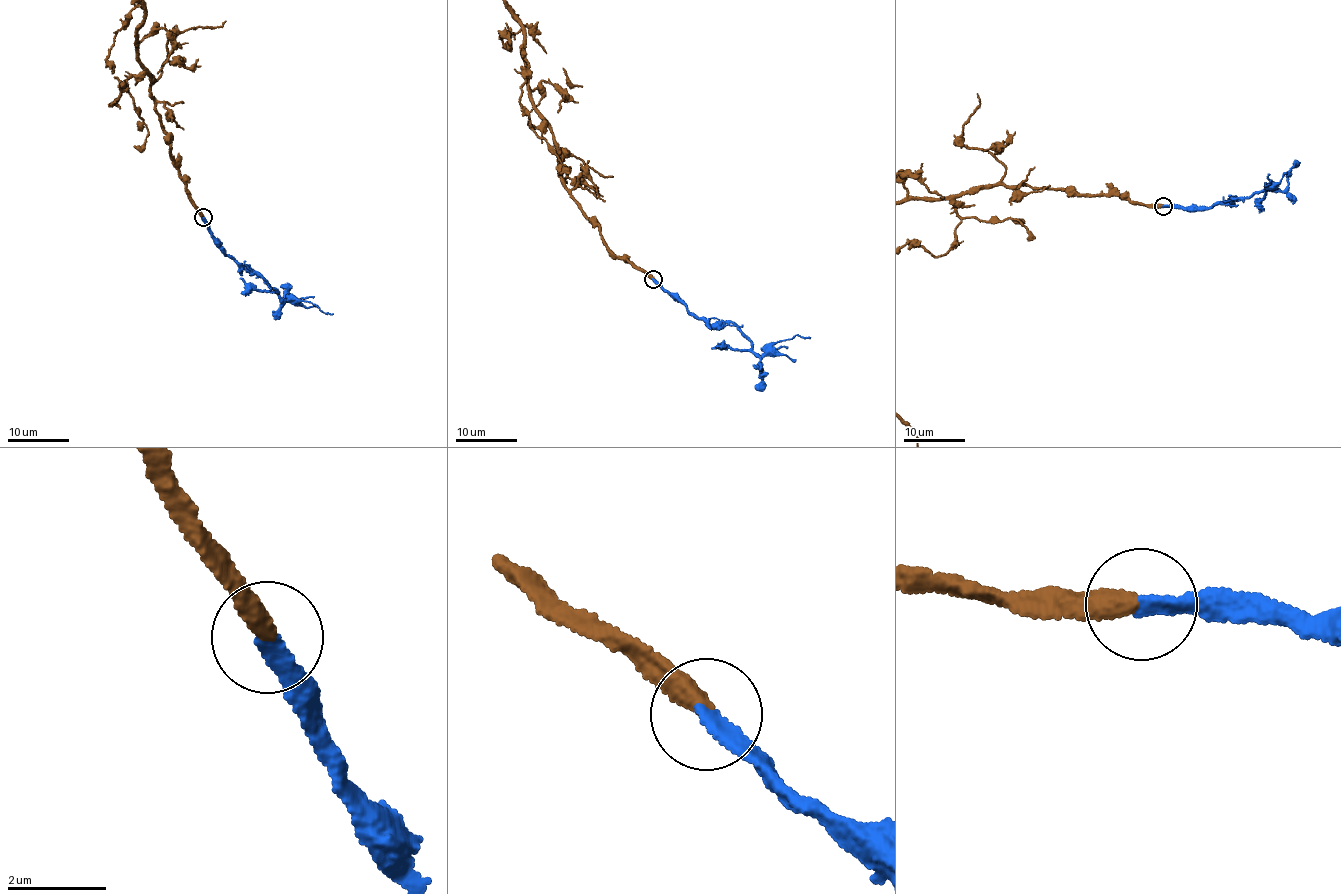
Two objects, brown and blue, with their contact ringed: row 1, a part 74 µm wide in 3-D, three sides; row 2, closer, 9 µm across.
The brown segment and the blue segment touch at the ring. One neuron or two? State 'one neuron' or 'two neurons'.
one neuron

